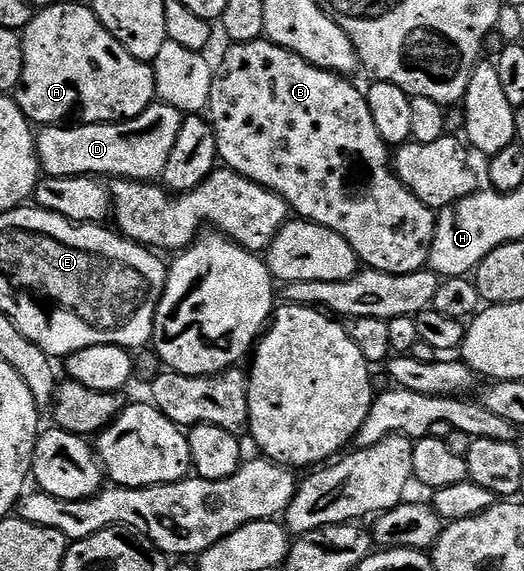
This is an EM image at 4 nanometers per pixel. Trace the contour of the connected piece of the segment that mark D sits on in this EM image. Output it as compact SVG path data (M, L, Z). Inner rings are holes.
M153 102L138 117L123 123L80 123L72 125L48 125L35 136L36 153L45 176L53 179L69 177L97 177L96 175L116 175L120 181L152 181L159 178L166 169L166 163L174 149L182 122L182 113L169 103Z

